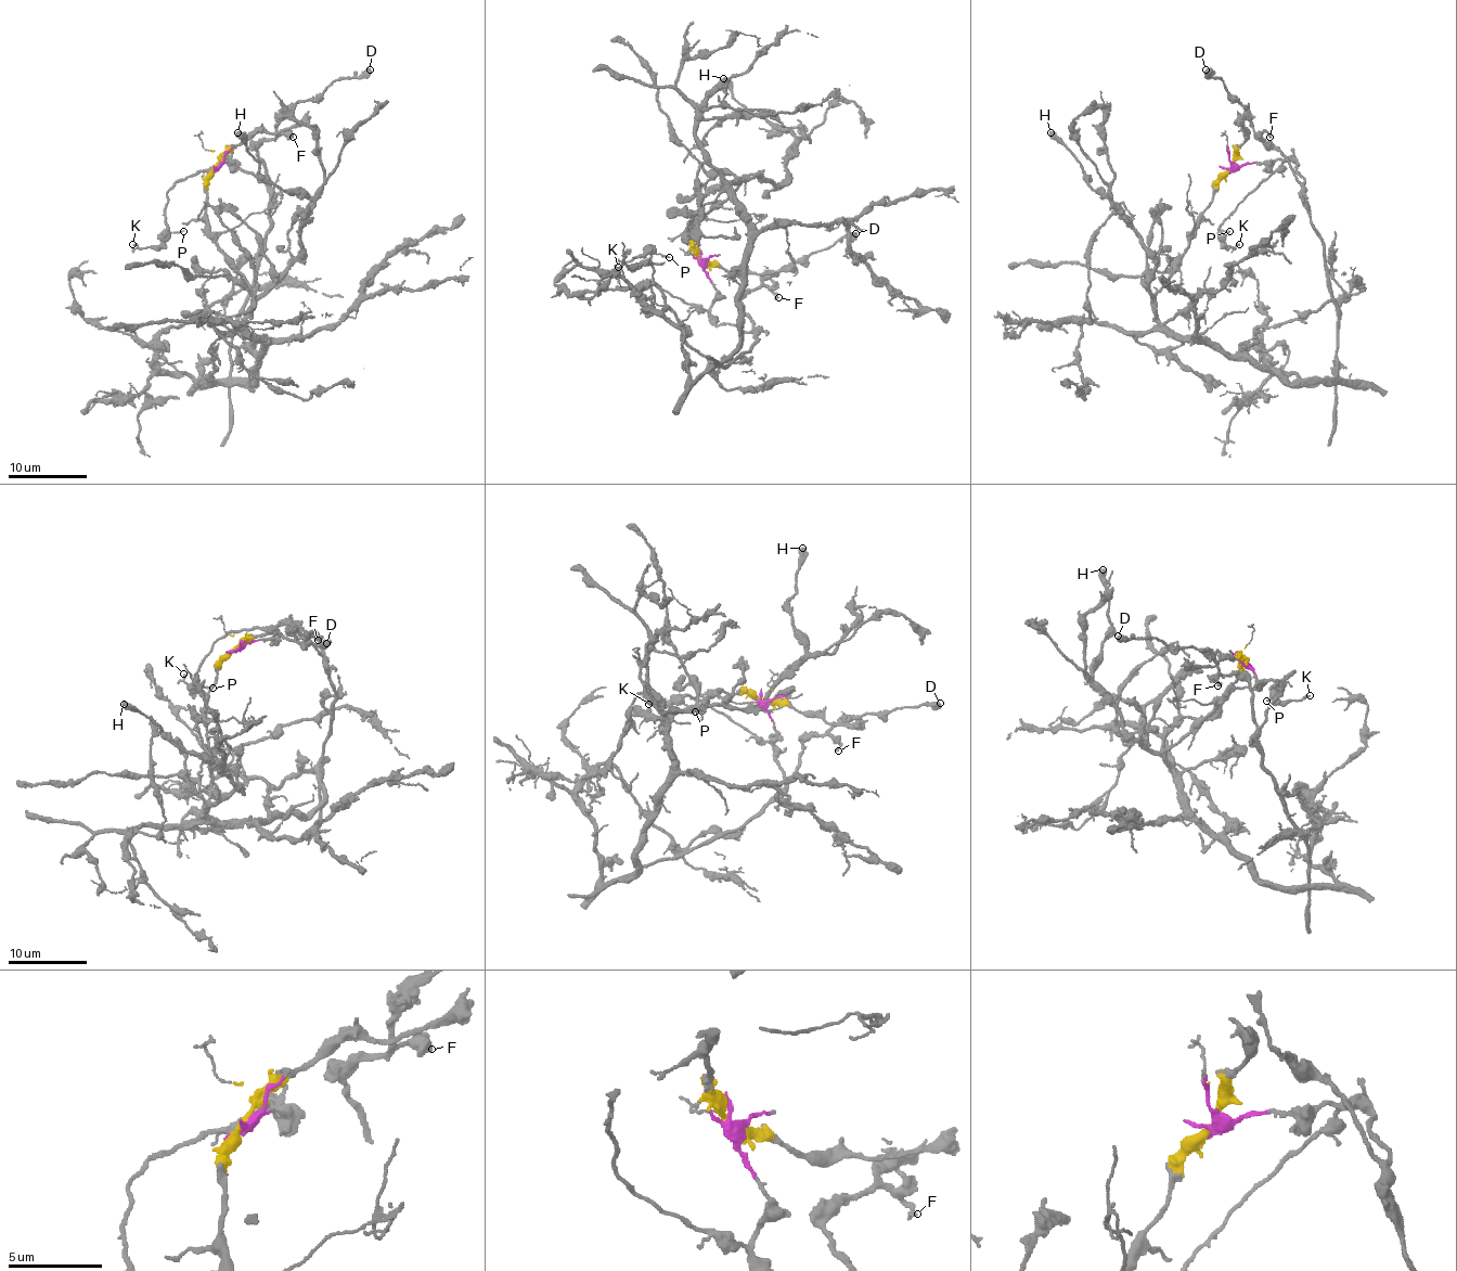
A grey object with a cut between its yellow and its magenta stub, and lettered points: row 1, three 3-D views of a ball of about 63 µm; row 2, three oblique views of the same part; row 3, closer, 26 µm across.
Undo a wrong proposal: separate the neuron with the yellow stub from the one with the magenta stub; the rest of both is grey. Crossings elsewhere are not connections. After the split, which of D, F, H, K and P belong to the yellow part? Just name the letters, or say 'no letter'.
H

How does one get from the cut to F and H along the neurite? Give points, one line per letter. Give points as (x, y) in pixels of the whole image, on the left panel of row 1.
F: (215, 167), (231, 164), (224, 159), (263, 181), (266, 165), (254, 150), (275, 136), (287, 132), (293, 136)
H: (215, 167), (207, 226), (231, 266), (261, 295), (301, 247), (309, 201), (263, 175), (239, 132)

